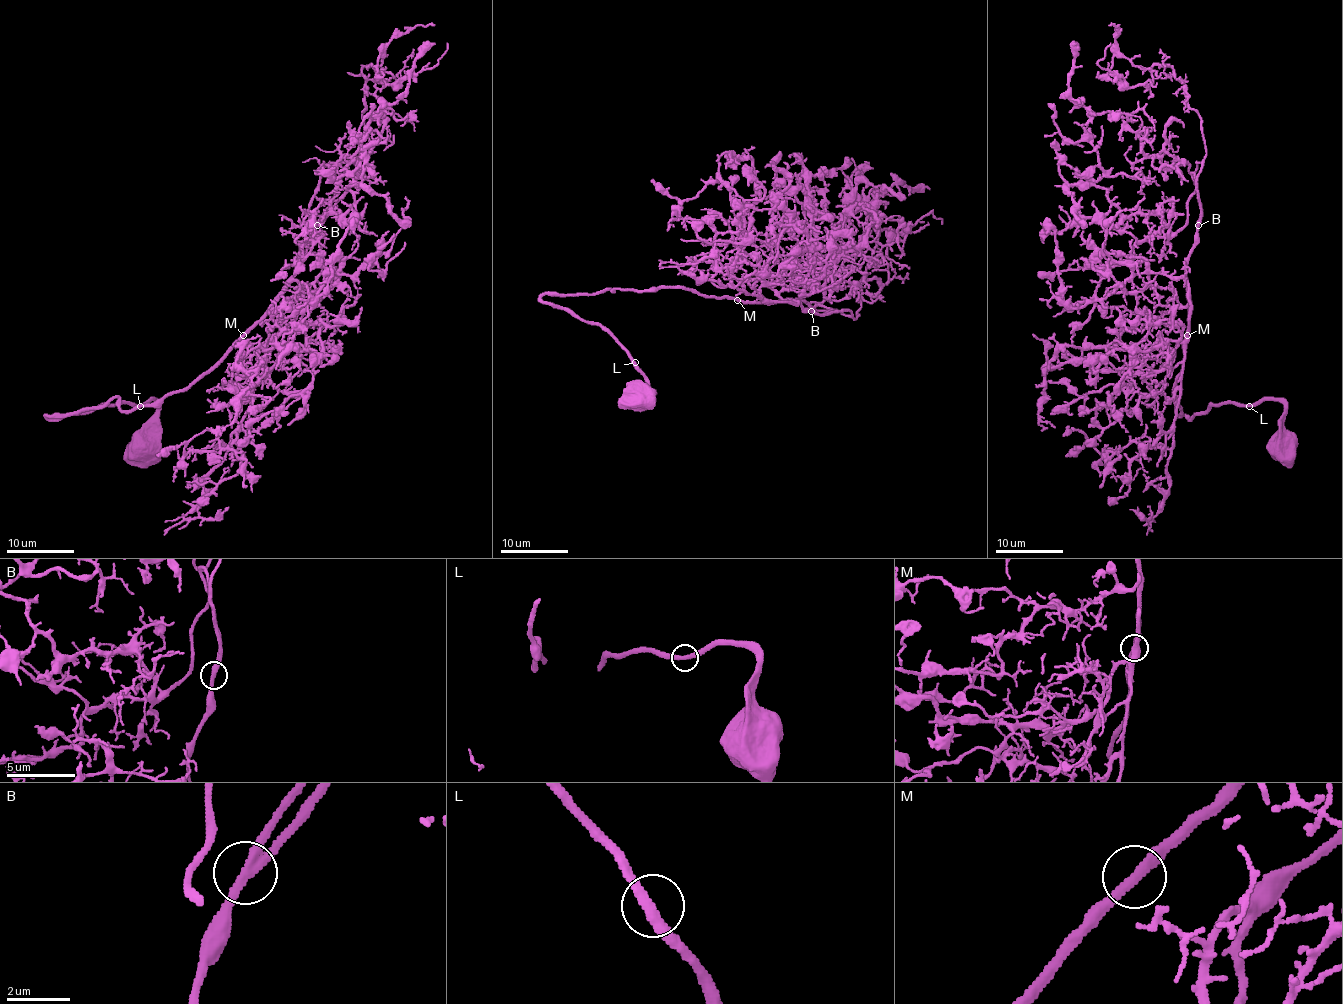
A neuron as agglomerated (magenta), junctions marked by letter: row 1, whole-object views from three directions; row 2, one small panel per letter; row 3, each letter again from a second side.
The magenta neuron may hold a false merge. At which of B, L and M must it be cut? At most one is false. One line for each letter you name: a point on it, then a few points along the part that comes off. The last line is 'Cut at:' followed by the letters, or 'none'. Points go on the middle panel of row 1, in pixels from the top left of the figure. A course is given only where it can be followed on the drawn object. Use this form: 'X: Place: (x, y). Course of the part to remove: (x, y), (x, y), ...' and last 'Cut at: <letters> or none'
Cut at: none

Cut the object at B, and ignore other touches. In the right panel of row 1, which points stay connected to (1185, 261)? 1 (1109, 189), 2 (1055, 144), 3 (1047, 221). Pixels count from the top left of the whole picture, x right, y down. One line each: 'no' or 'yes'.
1: no
2: no
3: yes

